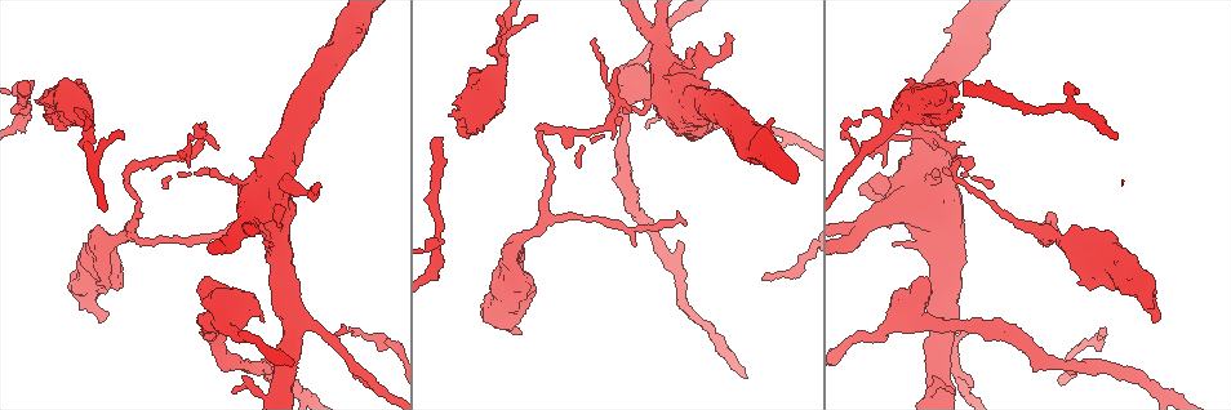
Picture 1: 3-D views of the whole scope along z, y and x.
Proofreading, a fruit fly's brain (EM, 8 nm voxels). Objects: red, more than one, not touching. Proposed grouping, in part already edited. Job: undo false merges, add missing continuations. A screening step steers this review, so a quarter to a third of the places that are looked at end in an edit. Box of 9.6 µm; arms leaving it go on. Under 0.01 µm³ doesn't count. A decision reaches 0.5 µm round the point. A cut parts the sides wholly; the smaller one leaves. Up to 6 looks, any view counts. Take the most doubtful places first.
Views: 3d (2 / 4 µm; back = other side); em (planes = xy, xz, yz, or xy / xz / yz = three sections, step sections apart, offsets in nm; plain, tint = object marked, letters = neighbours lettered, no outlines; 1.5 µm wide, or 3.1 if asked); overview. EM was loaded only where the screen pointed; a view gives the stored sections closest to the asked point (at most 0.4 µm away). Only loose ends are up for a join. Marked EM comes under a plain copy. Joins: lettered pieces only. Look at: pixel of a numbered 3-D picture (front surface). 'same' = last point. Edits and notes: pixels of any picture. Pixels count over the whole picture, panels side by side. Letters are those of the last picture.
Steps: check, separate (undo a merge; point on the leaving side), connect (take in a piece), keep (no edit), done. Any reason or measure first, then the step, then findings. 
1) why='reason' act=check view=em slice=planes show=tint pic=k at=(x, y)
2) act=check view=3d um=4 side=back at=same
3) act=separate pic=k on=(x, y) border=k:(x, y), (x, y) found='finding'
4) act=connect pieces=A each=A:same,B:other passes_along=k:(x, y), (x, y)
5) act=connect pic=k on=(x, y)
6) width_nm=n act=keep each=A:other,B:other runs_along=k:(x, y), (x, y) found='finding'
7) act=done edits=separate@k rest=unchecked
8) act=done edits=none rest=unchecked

why='thin end' act=check view=3d um=2 side=back pic=1 at=(1104, 327)

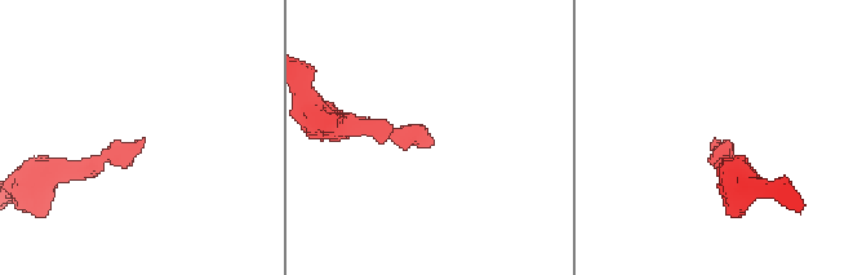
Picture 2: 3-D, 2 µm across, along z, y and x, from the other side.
act=check view=em slice=planes show=tint pic=2 at=(144, 138)

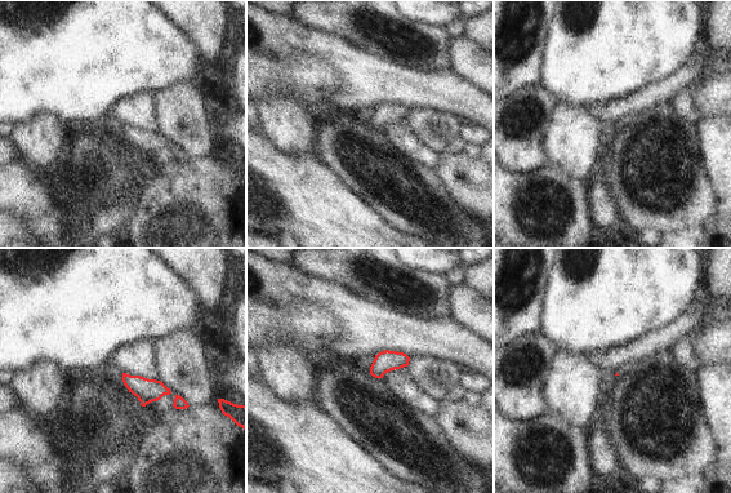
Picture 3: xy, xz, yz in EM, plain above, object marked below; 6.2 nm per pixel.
why='what lies round it' act=check view=em slice=planes show=letters at=same

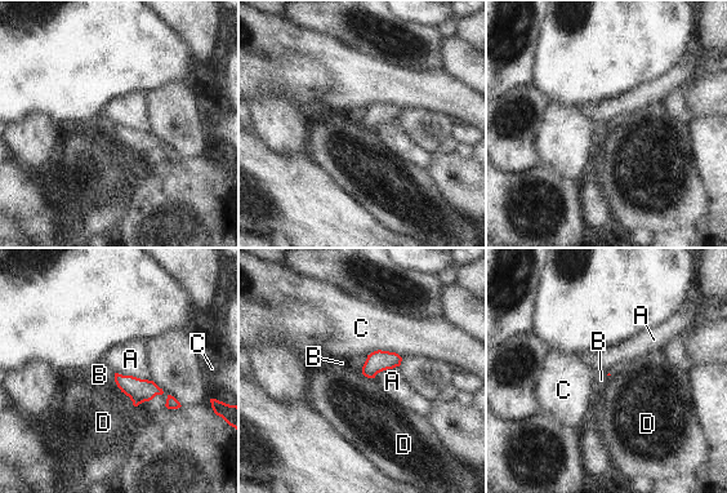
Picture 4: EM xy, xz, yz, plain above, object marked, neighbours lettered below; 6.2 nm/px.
act=connect pieces=B each=A:other,B:same,C:other,D:other passes_along=4:(138, 390), (121, 390), (99, 374) found='the cell continues'

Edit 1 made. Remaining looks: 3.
act=check view=3d um=2 pic=1 at=(635, 246)

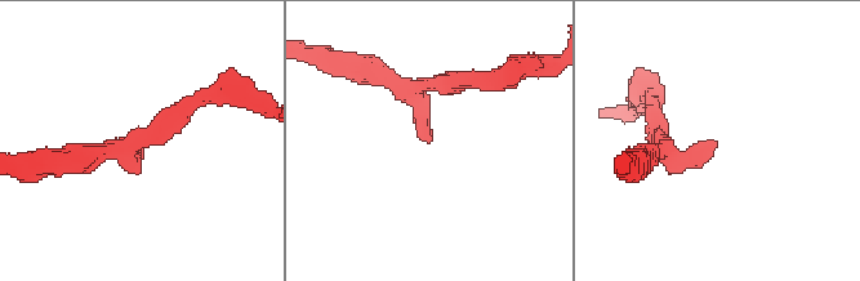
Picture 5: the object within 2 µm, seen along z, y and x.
why='now the EM' act=check view=em slice=planes show=letters pic=5 at=(717, 146)

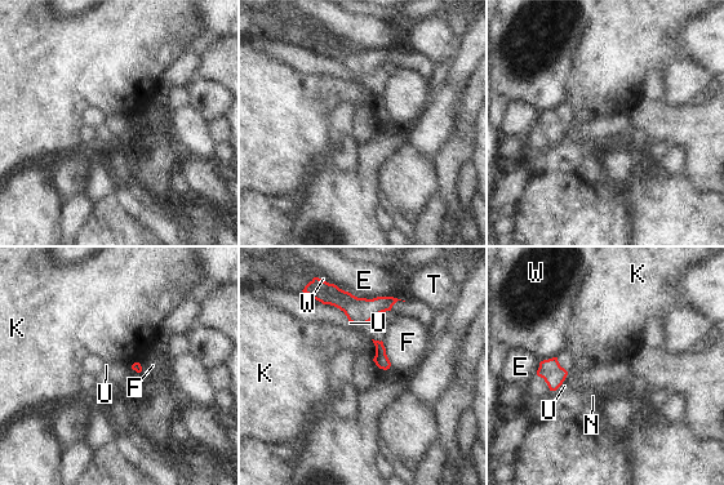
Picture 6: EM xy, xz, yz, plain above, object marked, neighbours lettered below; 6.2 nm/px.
act=keep each=E:other,F:other,K:other,N:other,T:other,U:other,W:other border=6:(371, 339), (374, 346), (373, 359) found='no lettered piece goes on from it'

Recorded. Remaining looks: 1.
why='thin arm on a thick one' act=check view=em slice=planes show=letters pic=1 at=(299, 316)

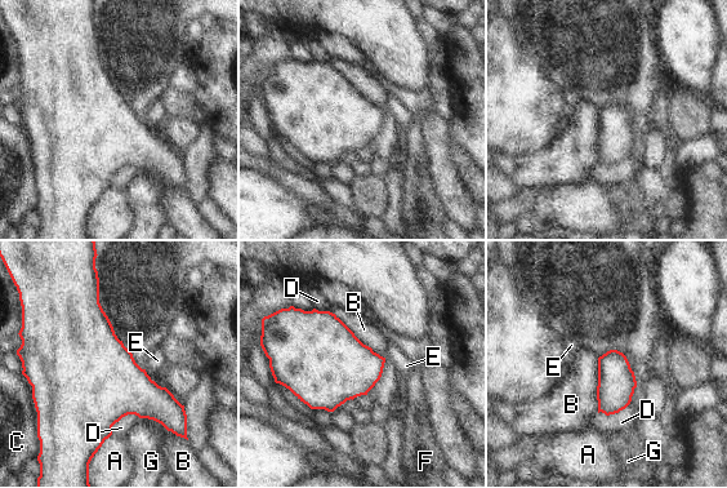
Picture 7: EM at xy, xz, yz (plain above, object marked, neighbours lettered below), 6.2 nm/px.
act=keep each=A:other,B:other,C:other,D:other,E:other,F:other,G:other border=7:(328, 310), (364, 344), (384, 358) found='continuous, no second cell'

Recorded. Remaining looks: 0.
act=done edits=connect@4 rest=unchecked

